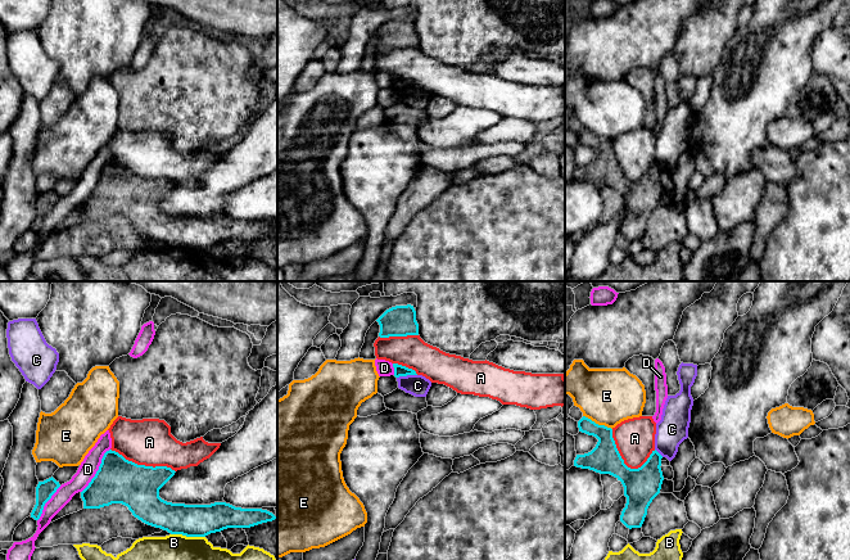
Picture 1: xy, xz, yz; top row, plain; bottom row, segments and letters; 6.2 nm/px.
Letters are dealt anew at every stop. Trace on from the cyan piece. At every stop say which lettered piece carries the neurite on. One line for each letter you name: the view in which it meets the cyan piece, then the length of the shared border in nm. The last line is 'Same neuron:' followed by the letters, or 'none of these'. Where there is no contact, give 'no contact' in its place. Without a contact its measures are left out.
Same neuron: none of these

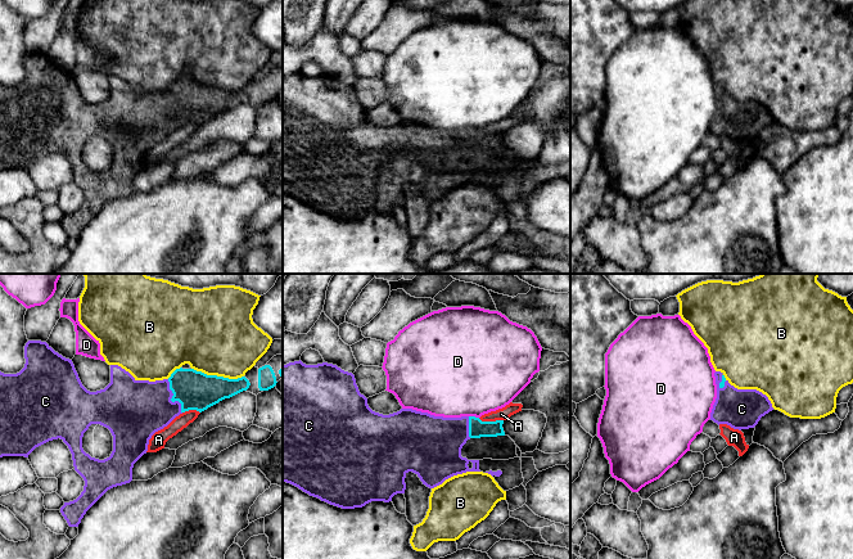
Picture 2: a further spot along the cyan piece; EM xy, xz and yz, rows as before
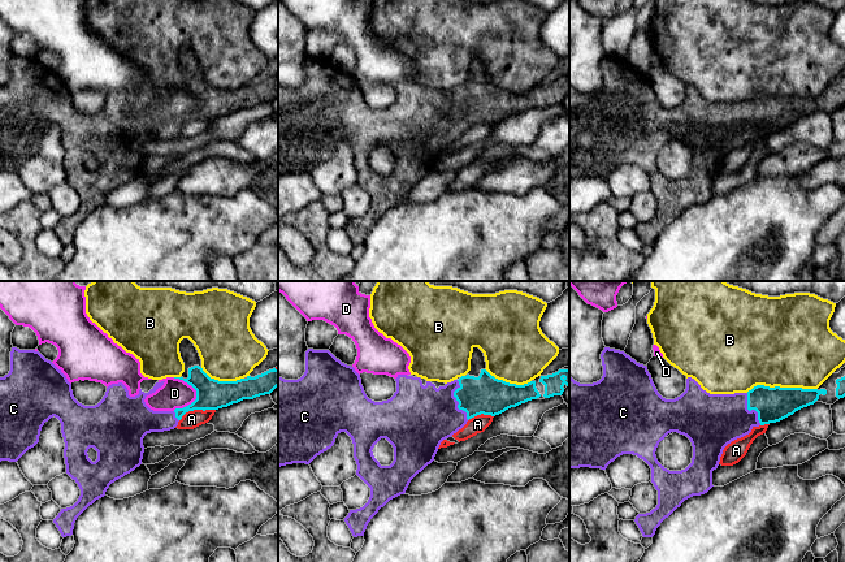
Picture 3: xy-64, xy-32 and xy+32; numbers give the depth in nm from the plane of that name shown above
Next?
C: meets cyan in xy; contact 240 nm long
Same neuron: C

